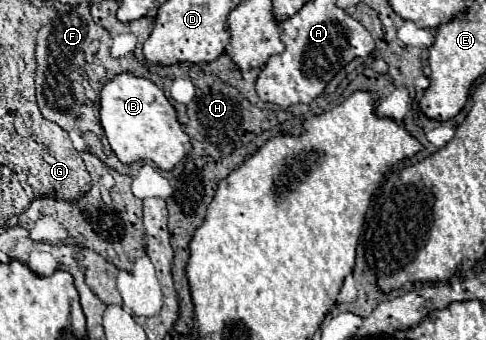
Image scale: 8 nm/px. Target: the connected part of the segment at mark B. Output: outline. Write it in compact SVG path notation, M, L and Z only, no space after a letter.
M121 72L101 88L99 118L109 146L123 164L151 160L161 170L171 170L191 150L189 136L177 120L171 100L155 82L133 72Z

